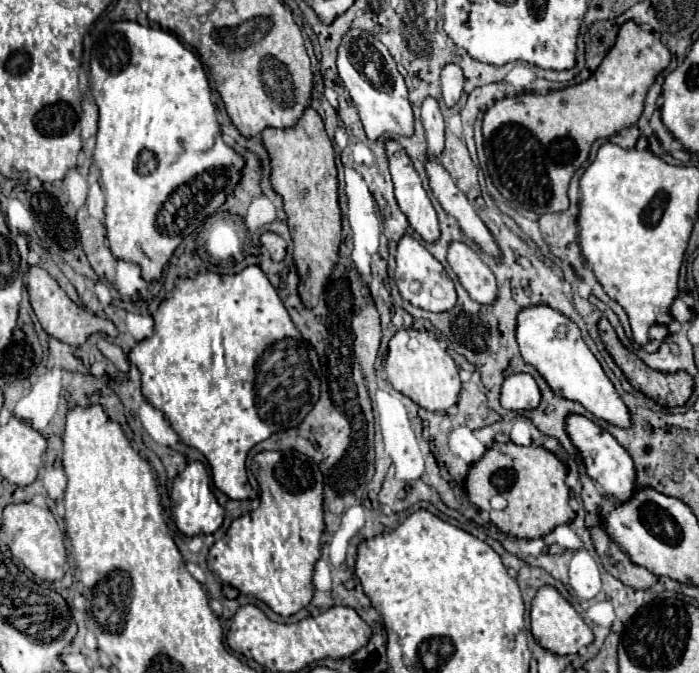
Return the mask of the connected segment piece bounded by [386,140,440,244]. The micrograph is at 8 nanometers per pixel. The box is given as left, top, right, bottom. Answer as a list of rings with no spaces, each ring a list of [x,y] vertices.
[[[396,140],[386,142],[386,152],[390,160],[390,174],[396,190],[396,200],[400,210],[406,214],[410,226],[426,240],[436,242],[440,238],[440,226],[436,210],[428,198],[428,192],[422,186],[418,172],[412,166],[412,160]]]

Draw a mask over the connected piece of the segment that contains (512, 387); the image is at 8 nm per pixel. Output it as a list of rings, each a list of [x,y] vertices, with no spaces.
[[[512,374],[502,384],[500,402],[506,410],[534,410],[540,400],[540,388],[530,374]]]

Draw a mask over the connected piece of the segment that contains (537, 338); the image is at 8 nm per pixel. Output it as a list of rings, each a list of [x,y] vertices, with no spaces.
[[[550,306],[526,308],[518,314],[516,340],[520,346],[522,358],[542,374],[542,378],[550,384],[554,394],[566,400],[580,402],[596,418],[606,420],[618,428],[632,426],[628,406],[618,396],[614,384],[602,370],[600,362],[584,344],[580,328],[570,318],[566,318],[564,314],[558,314],[558,310]]]

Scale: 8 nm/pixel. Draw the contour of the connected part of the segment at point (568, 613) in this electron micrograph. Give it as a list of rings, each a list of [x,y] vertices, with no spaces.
[[[542,586],[542,590],[538,590],[538,594],[532,600],[532,612],[530,612],[530,620],[532,626],[530,630],[532,636],[536,638],[536,642],[554,652],[554,654],[576,654],[580,648],[588,646],[594,640],[592,630],[586,626],[586,622],[582,620],[582,616],[558,594],[558,590],[554,586]]]

